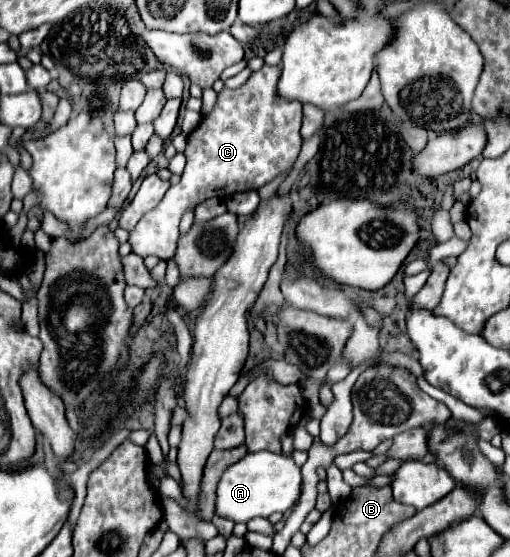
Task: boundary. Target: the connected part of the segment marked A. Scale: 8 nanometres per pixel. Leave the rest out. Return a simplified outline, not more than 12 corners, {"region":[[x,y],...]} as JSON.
{"region":[[258,451],[228,467],[216,515],[234,523],[288,511],[292,457]]}

